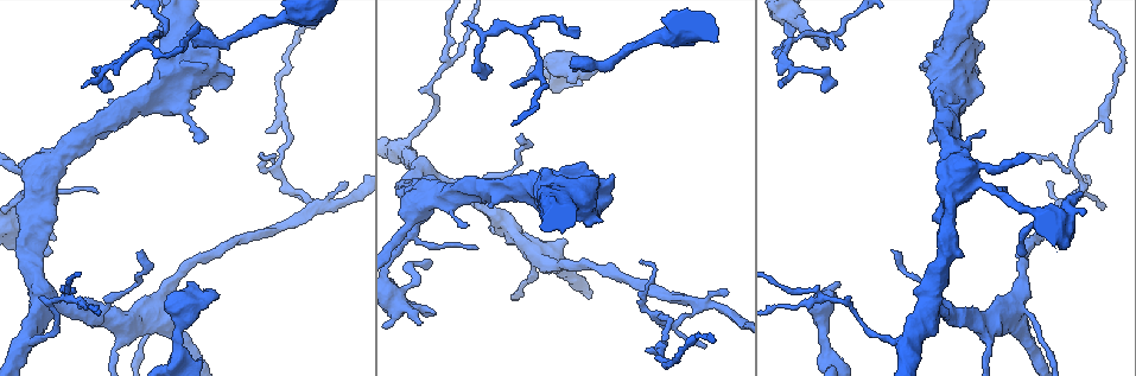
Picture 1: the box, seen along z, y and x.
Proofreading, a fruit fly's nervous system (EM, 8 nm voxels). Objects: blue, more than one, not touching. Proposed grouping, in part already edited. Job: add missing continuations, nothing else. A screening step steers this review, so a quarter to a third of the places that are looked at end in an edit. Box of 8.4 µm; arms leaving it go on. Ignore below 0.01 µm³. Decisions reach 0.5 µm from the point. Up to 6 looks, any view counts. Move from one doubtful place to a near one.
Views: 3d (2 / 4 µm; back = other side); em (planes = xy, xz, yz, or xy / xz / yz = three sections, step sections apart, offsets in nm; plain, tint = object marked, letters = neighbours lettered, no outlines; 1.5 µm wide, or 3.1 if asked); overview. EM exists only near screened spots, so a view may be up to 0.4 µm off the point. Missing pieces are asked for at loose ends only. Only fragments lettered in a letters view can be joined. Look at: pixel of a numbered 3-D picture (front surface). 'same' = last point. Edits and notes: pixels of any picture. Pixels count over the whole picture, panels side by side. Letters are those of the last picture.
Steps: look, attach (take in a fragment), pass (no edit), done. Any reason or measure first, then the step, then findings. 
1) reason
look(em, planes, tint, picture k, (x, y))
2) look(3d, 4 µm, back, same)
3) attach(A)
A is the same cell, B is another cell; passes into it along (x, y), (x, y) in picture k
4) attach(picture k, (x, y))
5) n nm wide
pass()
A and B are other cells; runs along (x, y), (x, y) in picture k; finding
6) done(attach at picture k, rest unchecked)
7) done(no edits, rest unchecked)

thick end
look(3d, 4 µm, back, picture 1, (194, 95))

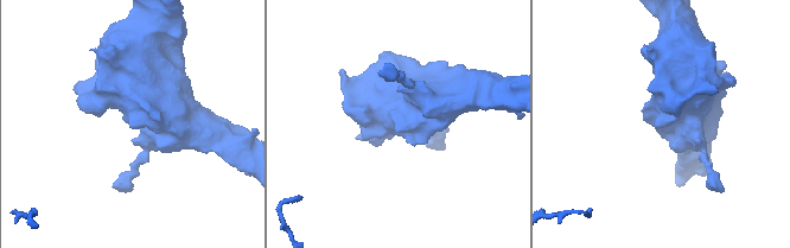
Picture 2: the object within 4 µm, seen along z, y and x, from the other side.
look(em, xy, step 8, letters, picture 2, (397, 129))

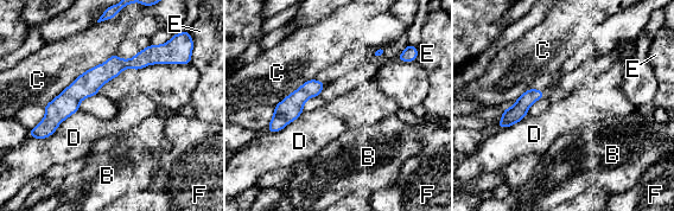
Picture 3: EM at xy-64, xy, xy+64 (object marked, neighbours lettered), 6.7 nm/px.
pass()
B, C, D, E and F are other cells; border along (78, 109), (50, 135), (39, 139) in picture 3; no lettered fragment goes on from it

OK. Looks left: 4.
stops while still wide
look(em, xy, step 4, letters, picture 1, (595, 71))

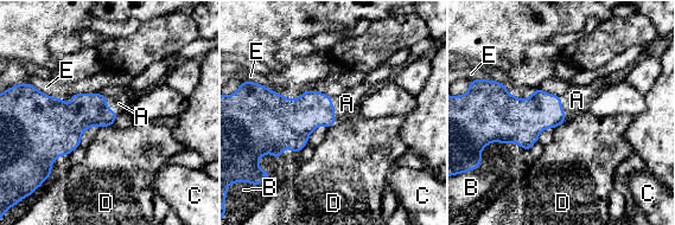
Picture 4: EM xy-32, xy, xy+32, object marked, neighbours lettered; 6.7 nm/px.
look(em, xz, step 4, letters, same)

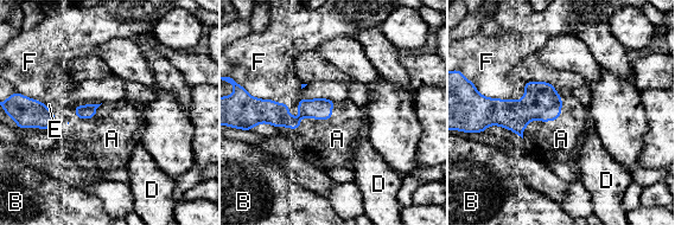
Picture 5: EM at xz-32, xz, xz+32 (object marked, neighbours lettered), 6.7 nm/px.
attach(A)
A is the same cell, B, D, E and F are other cells; passes into it along (319, 108), (318, 119), (337, 139) in picture 5; it goes on there

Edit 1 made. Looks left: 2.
look(overview)

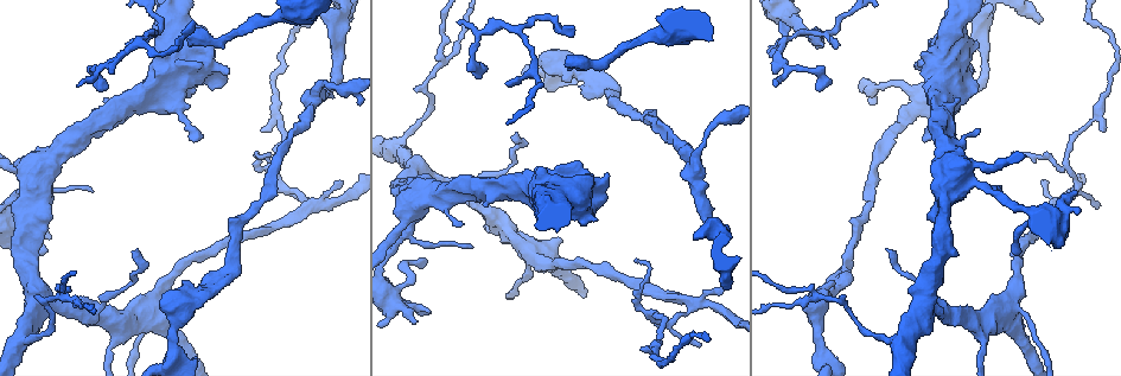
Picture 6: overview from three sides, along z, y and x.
branch stops here
look(em, xz, step 4, letters, picture 6, (836, 47))

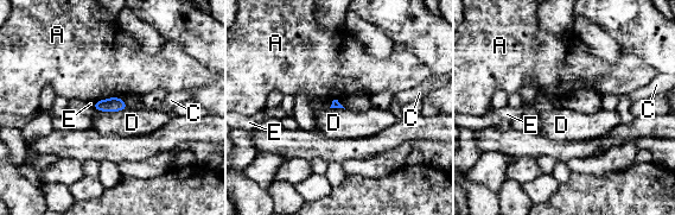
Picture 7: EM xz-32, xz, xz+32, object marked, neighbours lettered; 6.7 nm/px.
D touches over 220 nm
pass()
A, C, D and E are other cells; none of them fits

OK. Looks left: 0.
done(attach at picture 5, rest unchecked)

